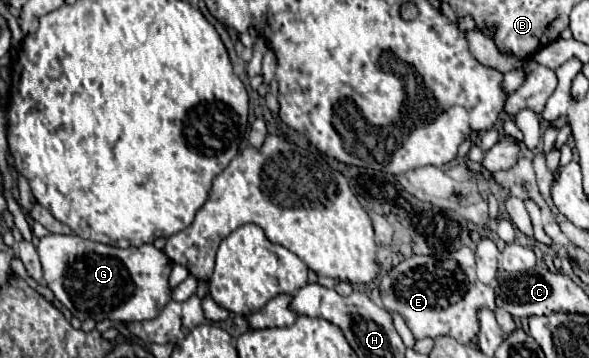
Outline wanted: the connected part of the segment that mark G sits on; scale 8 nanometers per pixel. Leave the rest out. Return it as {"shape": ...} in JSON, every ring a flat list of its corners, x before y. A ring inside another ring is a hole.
{"shape":[[49,233,39,239,37,251,41,257,43,279,47,287,81,321,147,321,155,319,171,299,171,289,167,281,173,265,167,255,153,245,119,249,81,239,77,235]]}

